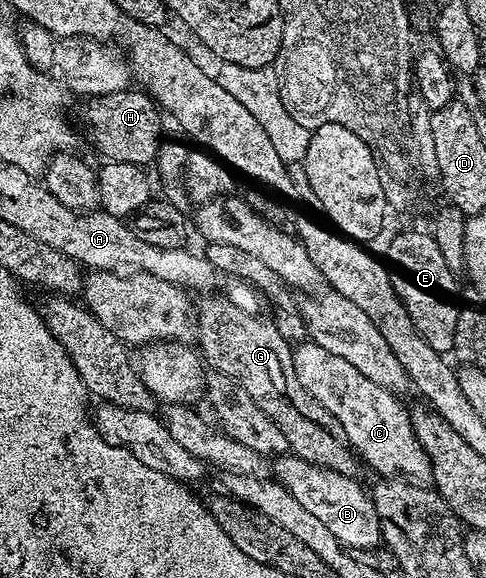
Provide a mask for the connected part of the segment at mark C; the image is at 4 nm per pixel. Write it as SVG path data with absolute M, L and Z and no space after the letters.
M312 341L303 347L295 346L292 351L294 368L300 385L312 396L319 407L330 415L340 428L347 444L355 456L362 459L382 477L405 477L410 481L426 481L431 478L430 460L424 453L414 427L410 424L411 414L398 404L395 392L377 387L360 369L348 365L344 357L320 349Z

